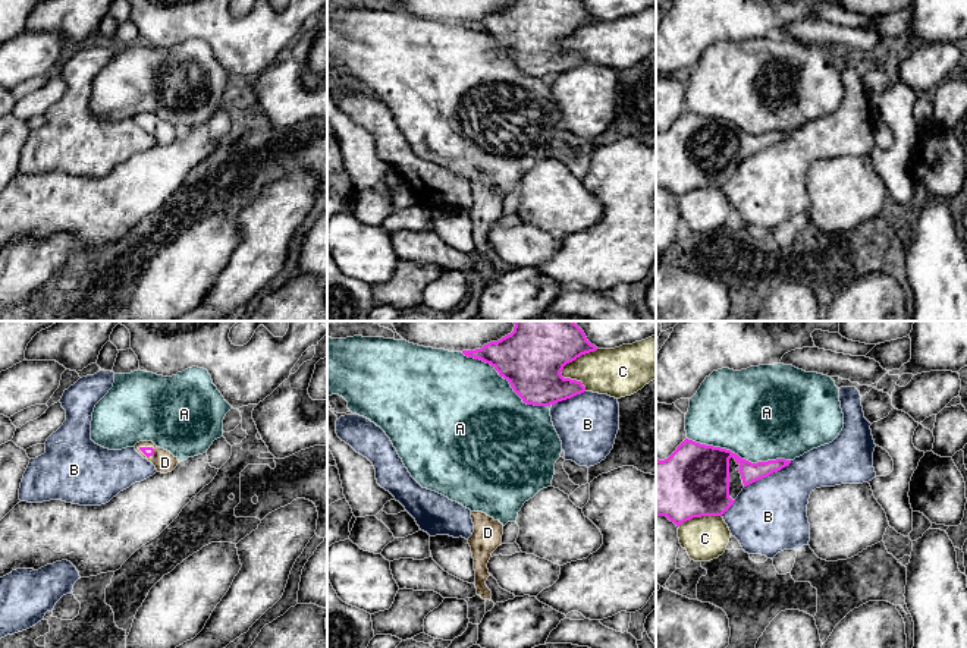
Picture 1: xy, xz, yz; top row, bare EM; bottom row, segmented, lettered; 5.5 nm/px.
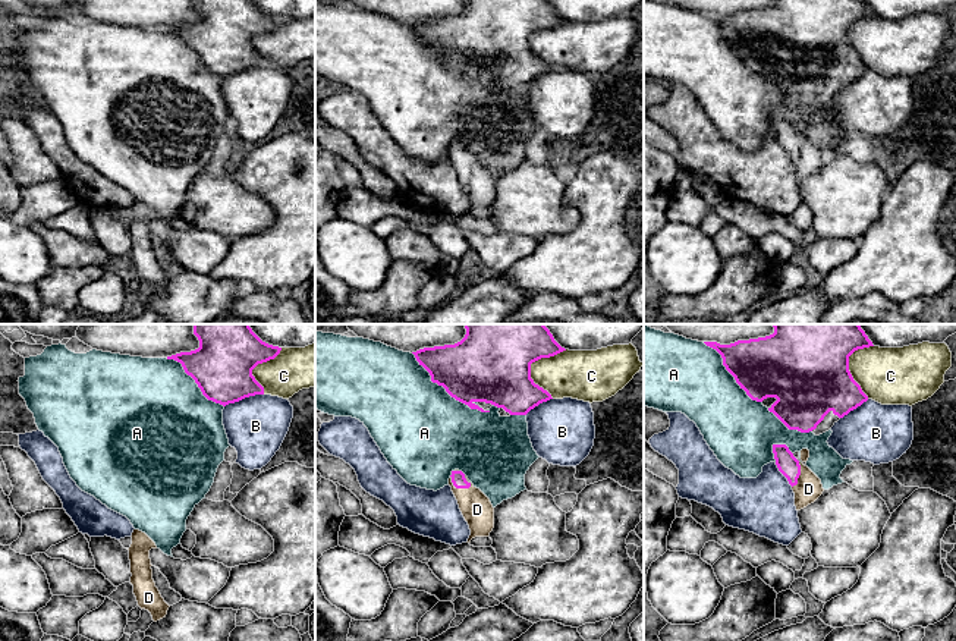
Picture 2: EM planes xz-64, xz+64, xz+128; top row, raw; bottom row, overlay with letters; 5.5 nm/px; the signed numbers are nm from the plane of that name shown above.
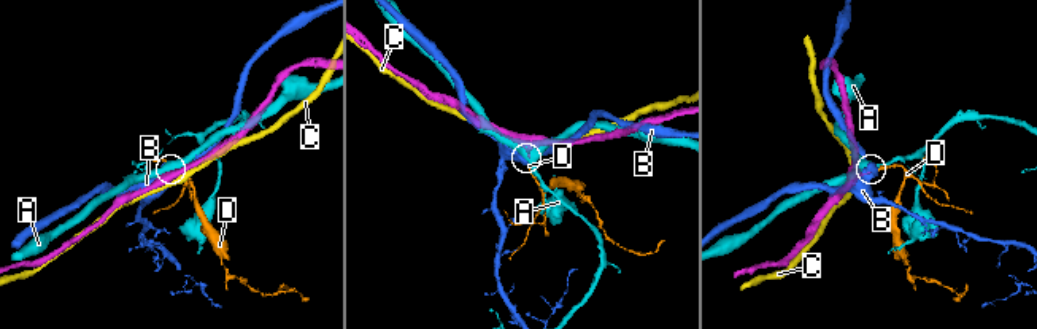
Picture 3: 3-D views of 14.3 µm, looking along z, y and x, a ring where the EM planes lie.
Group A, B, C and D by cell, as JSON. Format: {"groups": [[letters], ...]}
{"groups": [["A"], ["B"], ["C"], ["D"]]}

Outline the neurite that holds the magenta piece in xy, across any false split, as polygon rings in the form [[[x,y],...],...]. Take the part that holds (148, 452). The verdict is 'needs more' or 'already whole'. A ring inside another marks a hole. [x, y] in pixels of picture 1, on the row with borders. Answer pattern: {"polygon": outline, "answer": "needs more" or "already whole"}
{"polygon": [[[139,441],[134,447],[144,459],[156,466],[157,472],[172,472],[179,463],[178,457],[170,452],[157,447],[153,441]]], "answer": "needs more"}

